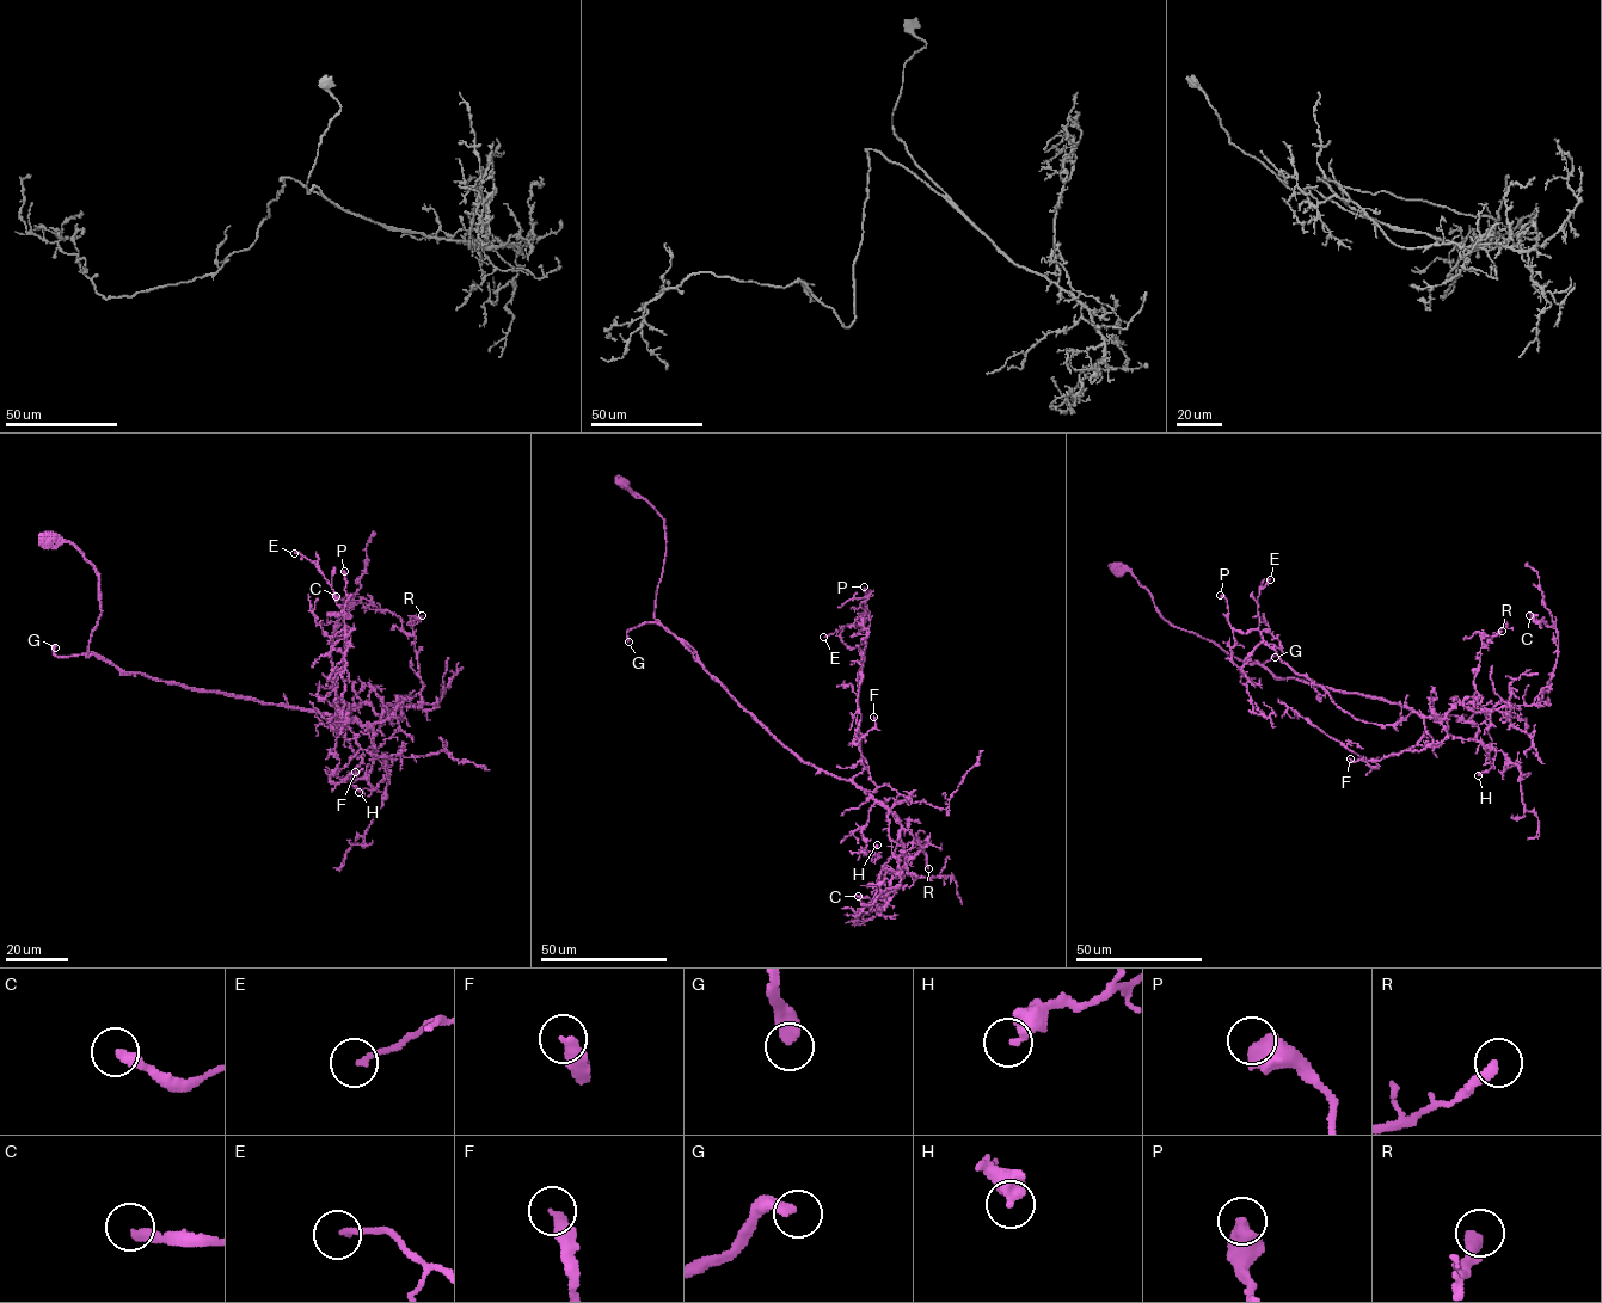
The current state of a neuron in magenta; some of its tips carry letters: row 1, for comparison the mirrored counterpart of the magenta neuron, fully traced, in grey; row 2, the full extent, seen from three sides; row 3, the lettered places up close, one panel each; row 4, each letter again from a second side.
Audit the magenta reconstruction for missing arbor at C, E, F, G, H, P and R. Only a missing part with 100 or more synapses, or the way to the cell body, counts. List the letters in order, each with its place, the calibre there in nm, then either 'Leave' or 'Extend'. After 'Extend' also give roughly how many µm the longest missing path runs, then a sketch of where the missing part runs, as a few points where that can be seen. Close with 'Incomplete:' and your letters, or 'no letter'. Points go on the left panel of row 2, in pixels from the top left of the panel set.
C: Place: (336, 596). Thickness 360 nm. Leave
E: Place: (294, 553). Thickness 160 nm. Leave
F: Place: (355, 772). Thickness 320 nm. Leave
G: Place: (55, 647). Thickness 360 nm. Extend. Missing length about 300 µm
H: Place: (358, 792). Thickness 400 nm. Leave
P: Place: (344, 571). Thickness 650 nm. Leave
R: Place: (422, 615). Thickness 380 nm. Leave
Incomplete: G

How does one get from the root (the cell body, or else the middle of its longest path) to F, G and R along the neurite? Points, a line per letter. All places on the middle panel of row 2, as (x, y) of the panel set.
F: (622, 484), (663, 518), (655, 618), (771, 732), (803, 761), (873, 791), (853, 743), (876, 727), (873, 717)
G: (622, 484), (663, 518), (666, 538), (655, 604), (657, 621), (632, 627), (627, 633), (628, 641)
R: (622, 484), (663, 518), (655, 618), (784, 745), (851, 779), (919, 844), (930, 842), (920, 848), (928, 868)

